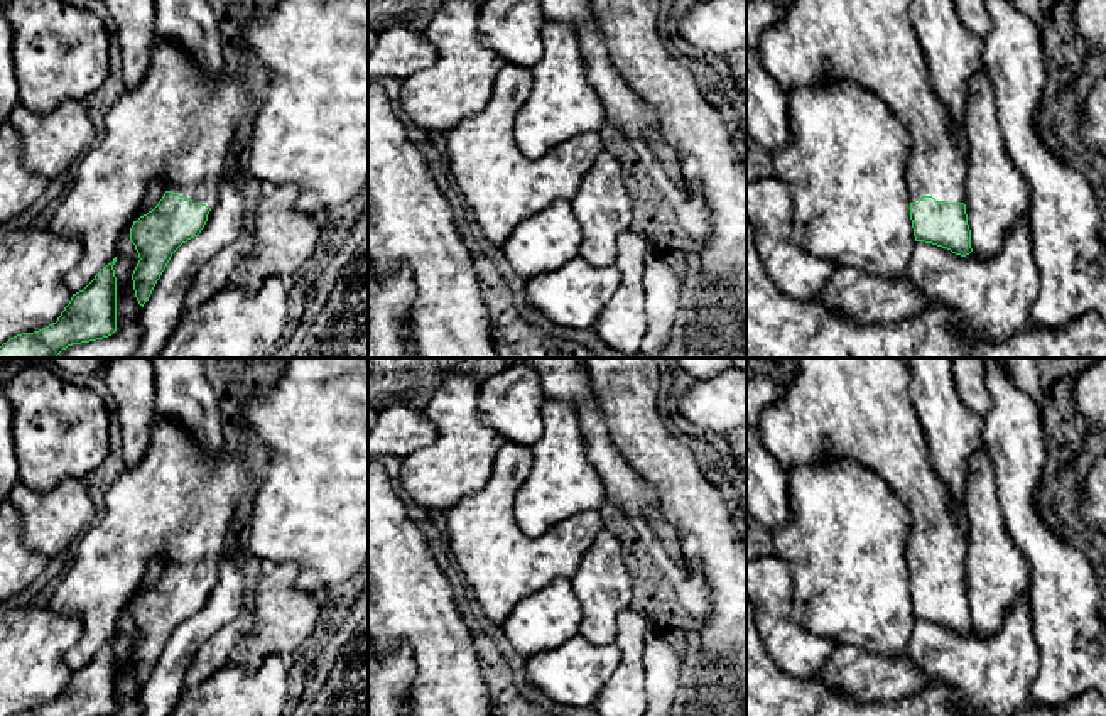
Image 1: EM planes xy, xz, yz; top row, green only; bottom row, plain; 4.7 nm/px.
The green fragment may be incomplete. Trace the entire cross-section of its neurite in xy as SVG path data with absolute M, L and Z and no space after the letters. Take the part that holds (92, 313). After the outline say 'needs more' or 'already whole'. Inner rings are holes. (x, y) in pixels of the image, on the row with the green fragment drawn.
M157 35L150 47L150 62L142 83L135 90L125 90L111 106L105 118L103 140L84 154L64 196L46 214L47 228L54 235L78 236L83 245L79 263L64 277L73 297L56 323L34 333L17 334L3 343L0 358L56 358L68 346L103 339L117 331L117 277L113 265L118 240L127 226L130 228L130 241L140 258L132 280L135 297L144 307L172 253L201 233L211 208L220 201L220 184L235 130L253 105L255 98L250 90L226 66L218 74L208 74L186 49ZM154 179L164 181L165 193L159 204L142 216L140 209L147 186Z; needs more

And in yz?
M794 0L785 19L763 34L760 57L785 93L851 79L876 95L910 137L907 181L915 241L961 257L973 252L964 204L969 142L954 130L932 90L925 54L910 24L910 0Z; needs more

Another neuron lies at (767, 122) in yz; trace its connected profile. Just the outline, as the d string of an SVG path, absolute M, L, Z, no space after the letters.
M746 46L746 135L772 154L775 176L789 186L794 243L814 257L831 260L836 268L854 267L873 277L905 274L915 247L907 181L910 137L876 95L851 79L785 93L763 66L760 52Z

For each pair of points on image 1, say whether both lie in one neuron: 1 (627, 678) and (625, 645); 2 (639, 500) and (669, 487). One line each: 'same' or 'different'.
1: same
2: different

